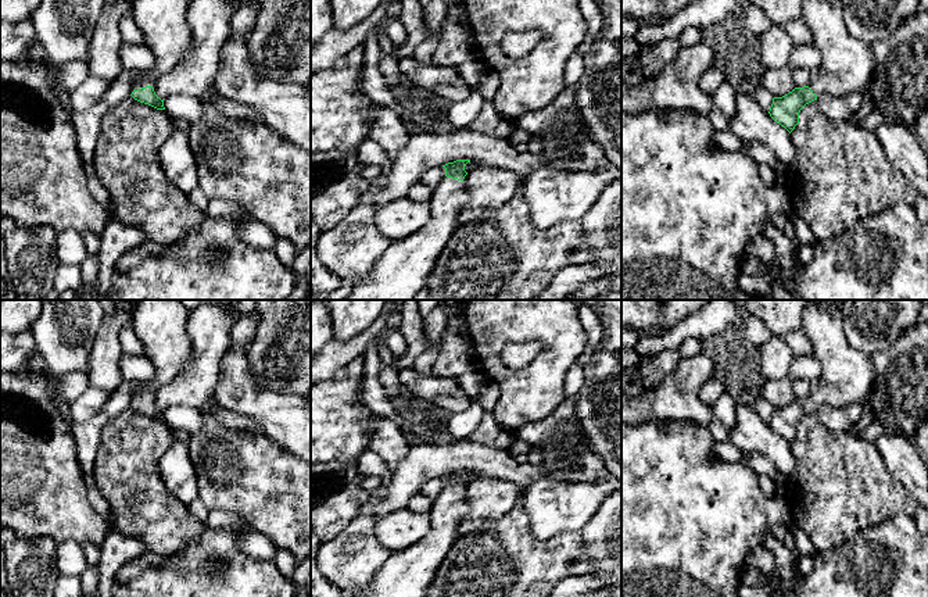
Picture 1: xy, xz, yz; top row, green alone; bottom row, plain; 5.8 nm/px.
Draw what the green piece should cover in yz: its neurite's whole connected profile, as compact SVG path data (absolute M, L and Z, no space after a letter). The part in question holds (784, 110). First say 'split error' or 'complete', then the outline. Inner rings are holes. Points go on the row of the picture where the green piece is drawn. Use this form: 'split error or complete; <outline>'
split error; M802 0L803 21L813 33L813 46L821 53L821 64L810 71L809 85L795 87L782 97L774 97L770 107L770 117L784 126L789 133L799 124L800 110L817 100L820 94L832 97L848 97L849 94L867 96L875 75L875 57L873 46L849 33L843 8L839 0Z

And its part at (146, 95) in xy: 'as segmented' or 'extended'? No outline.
extended

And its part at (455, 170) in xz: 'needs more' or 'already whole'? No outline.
needs more

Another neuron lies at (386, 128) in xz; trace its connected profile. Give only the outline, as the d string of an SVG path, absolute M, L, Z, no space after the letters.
M380 107L372 114L368 139L376 142L393 162L411 135L402 119L388 107Z

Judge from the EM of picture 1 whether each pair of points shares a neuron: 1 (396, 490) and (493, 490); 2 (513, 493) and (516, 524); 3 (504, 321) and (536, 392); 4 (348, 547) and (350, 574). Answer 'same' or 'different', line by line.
1: different
2: different
3: same
4: same

